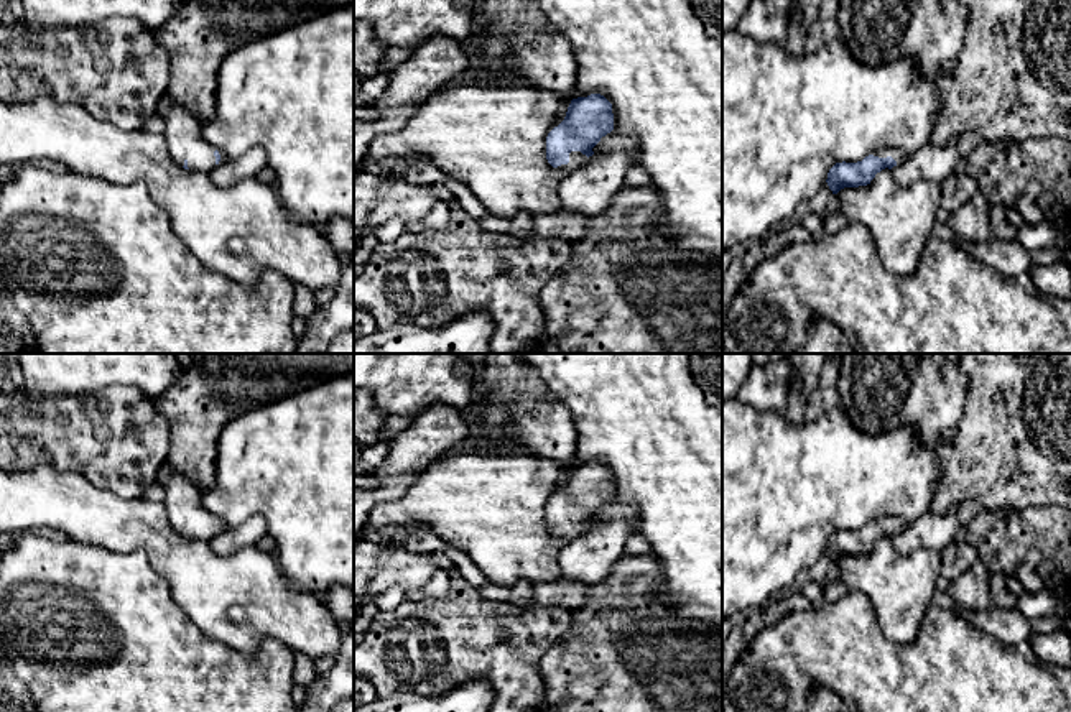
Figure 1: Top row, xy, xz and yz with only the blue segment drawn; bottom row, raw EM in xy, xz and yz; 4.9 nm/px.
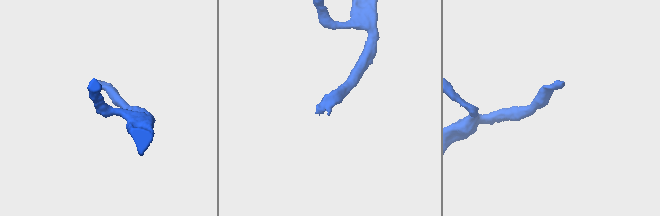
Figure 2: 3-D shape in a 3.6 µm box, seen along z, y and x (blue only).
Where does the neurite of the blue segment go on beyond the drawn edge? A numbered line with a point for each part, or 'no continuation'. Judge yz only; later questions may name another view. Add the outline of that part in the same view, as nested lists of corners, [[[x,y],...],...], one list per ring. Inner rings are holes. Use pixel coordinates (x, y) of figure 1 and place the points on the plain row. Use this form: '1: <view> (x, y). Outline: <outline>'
1: yz (899, 525). Outline: [[[890,516],[880,518],[880,520],[872,521],[872,523],[874,525],[879,525],[879,526],[892,525],[897,529],[897,533],[900,533],[900,531],[903,531],[906,528],[906,523],[905,521],[902,521],[898,518],[890,518]]]

